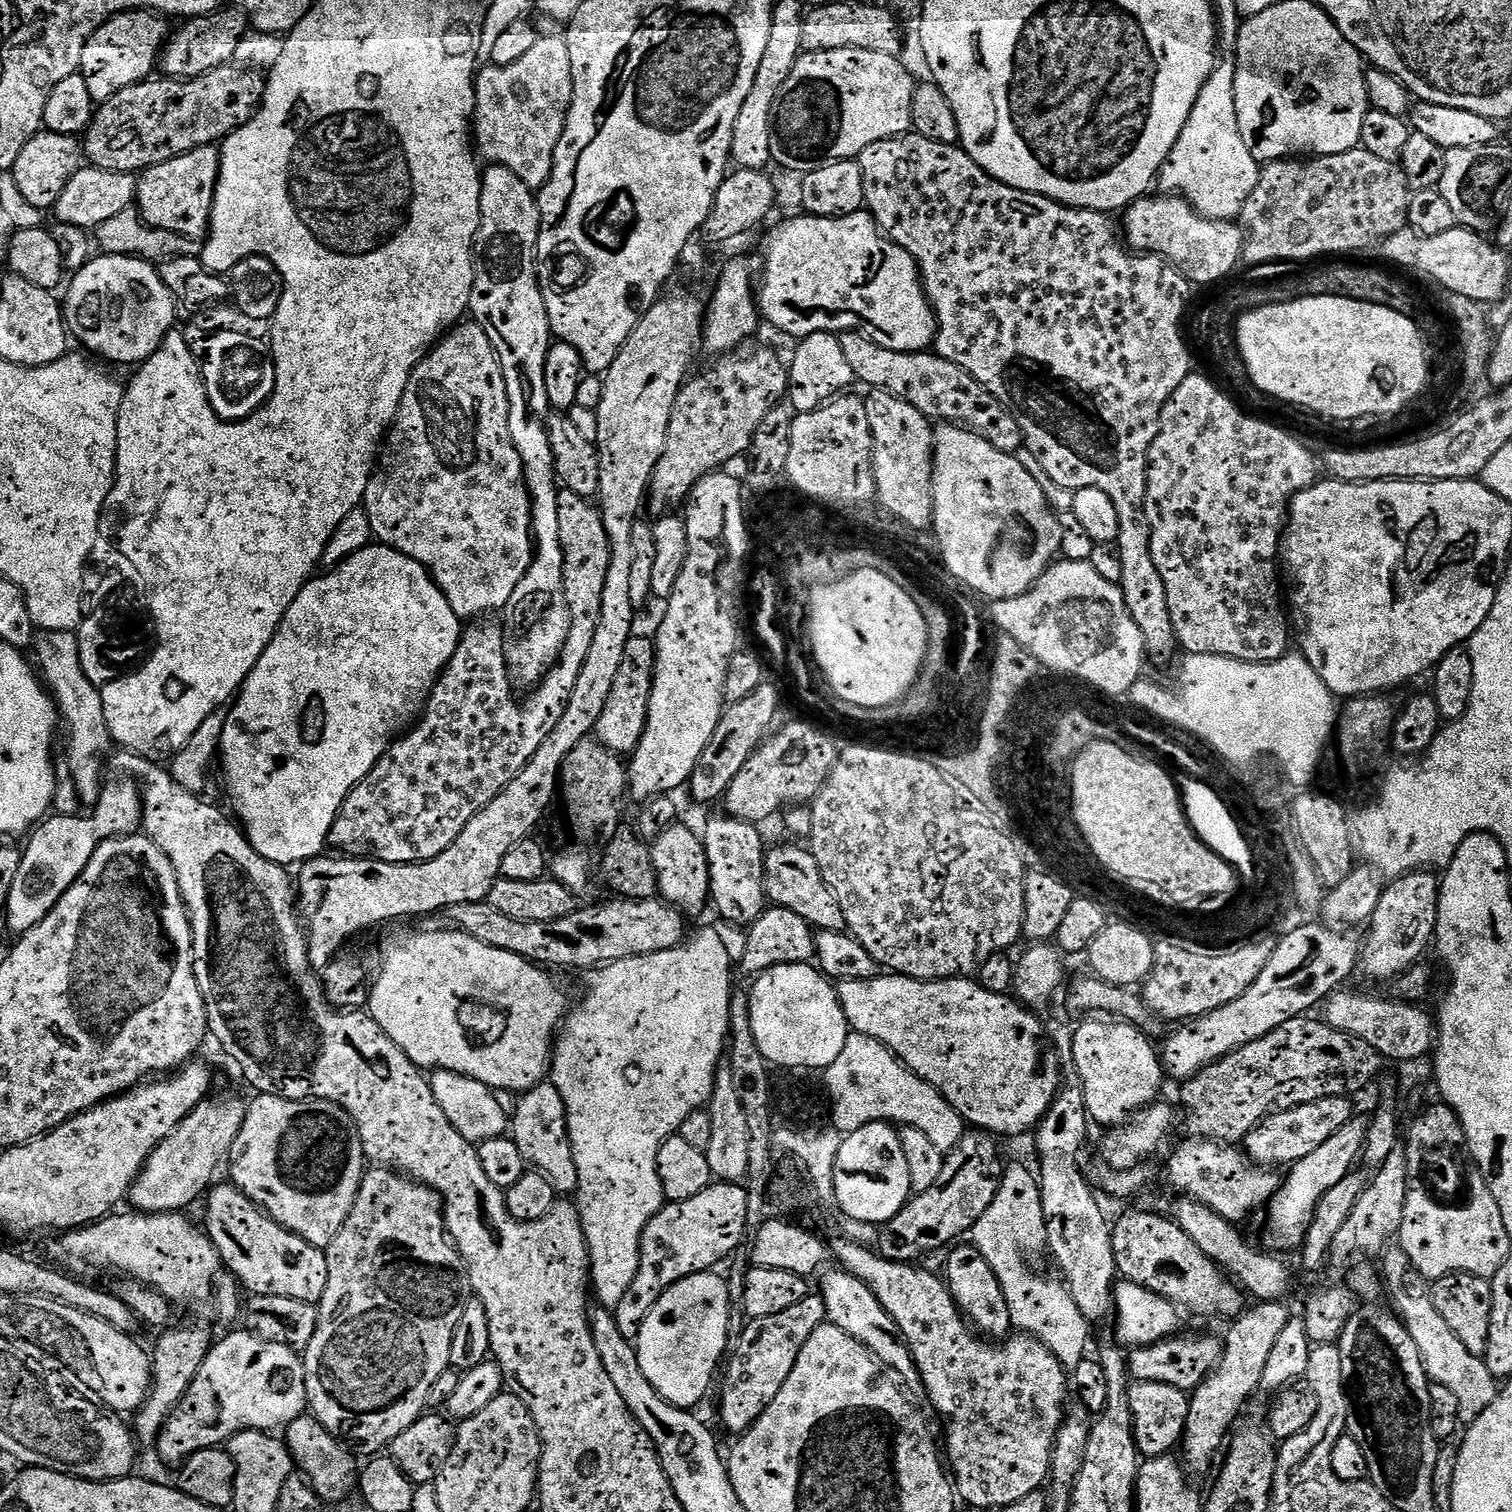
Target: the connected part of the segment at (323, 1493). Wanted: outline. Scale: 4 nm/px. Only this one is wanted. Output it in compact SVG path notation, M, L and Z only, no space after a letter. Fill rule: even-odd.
M305 1414L288 1425L286 1443L288 1453L292 1456L293 1465L312 1483L321 1500L332 1505L338 1503L339 1500L346 1499L351 1492L353 1495L357 1491L358 1460L356 1464L355 1458L351 1456L353 1453L350 1451L349 1445L330 1435L317 1422L315 1416Z

